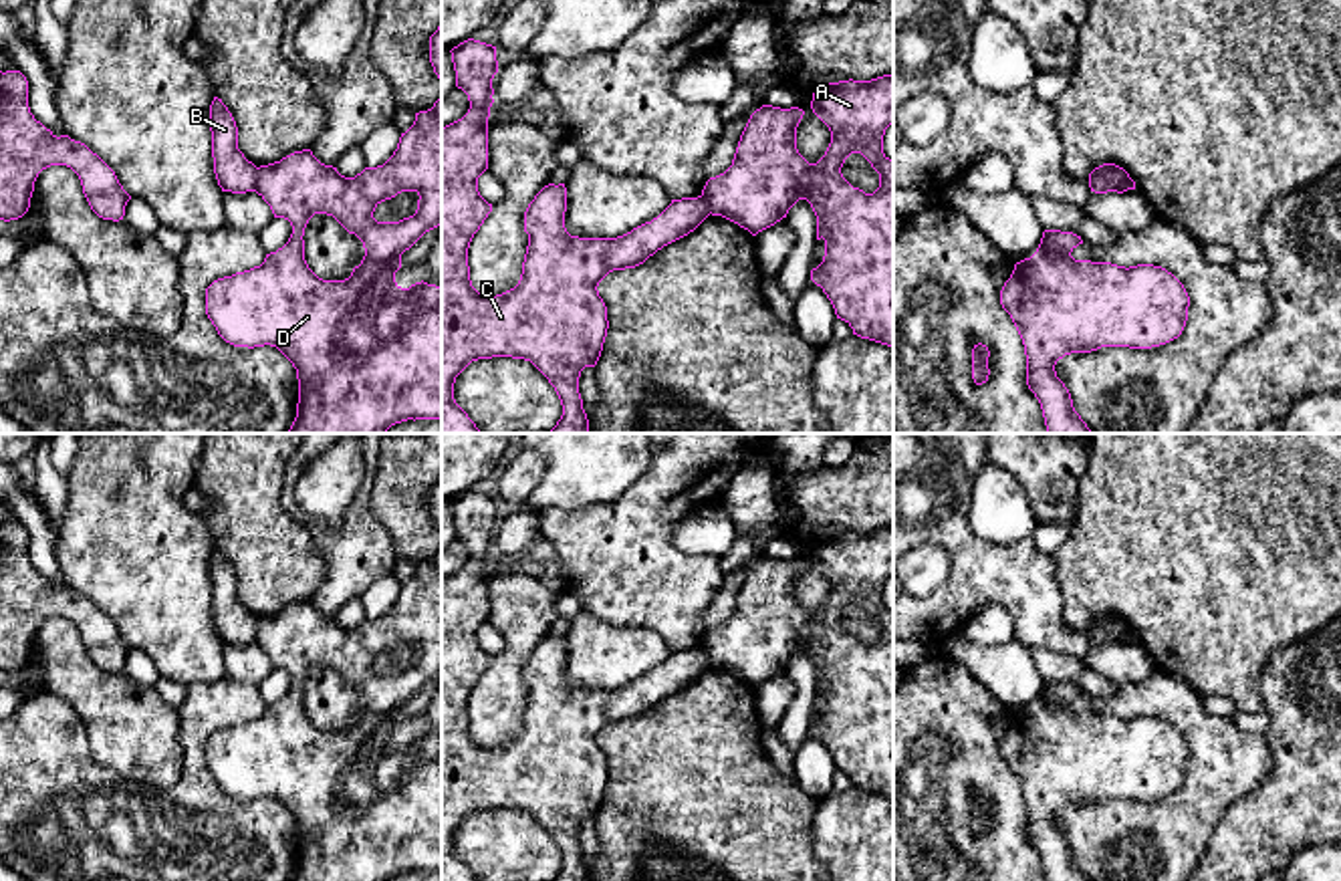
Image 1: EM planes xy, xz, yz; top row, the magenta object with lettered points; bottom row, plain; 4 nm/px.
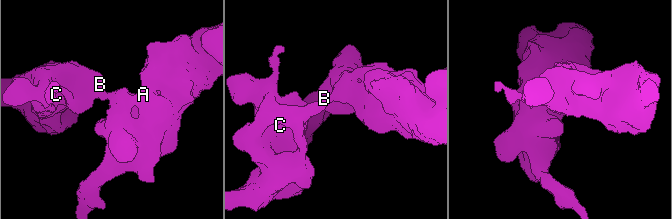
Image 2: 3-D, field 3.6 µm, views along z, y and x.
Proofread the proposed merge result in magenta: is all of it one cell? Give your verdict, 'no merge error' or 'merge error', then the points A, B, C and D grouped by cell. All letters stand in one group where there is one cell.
merge error; groups A D / B C

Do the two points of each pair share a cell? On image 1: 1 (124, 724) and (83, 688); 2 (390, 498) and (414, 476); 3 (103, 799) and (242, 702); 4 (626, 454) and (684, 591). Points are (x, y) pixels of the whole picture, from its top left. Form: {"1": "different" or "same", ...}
{"1": "same", "2": "same", "3": "same", "4": "different"}

